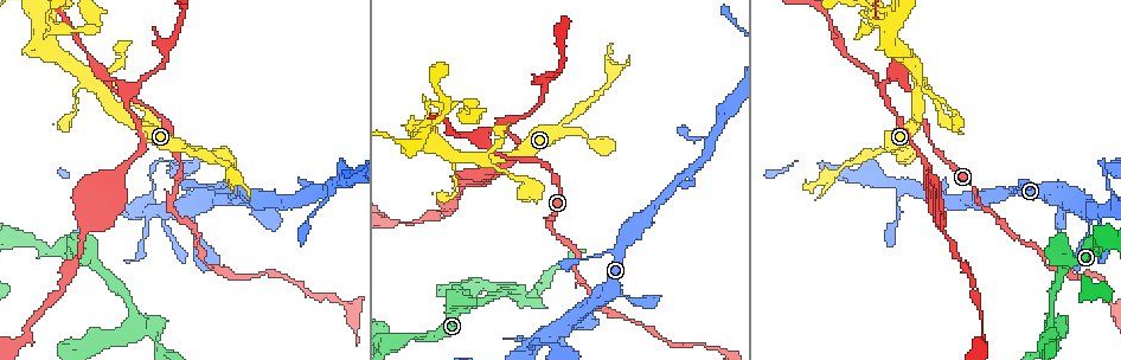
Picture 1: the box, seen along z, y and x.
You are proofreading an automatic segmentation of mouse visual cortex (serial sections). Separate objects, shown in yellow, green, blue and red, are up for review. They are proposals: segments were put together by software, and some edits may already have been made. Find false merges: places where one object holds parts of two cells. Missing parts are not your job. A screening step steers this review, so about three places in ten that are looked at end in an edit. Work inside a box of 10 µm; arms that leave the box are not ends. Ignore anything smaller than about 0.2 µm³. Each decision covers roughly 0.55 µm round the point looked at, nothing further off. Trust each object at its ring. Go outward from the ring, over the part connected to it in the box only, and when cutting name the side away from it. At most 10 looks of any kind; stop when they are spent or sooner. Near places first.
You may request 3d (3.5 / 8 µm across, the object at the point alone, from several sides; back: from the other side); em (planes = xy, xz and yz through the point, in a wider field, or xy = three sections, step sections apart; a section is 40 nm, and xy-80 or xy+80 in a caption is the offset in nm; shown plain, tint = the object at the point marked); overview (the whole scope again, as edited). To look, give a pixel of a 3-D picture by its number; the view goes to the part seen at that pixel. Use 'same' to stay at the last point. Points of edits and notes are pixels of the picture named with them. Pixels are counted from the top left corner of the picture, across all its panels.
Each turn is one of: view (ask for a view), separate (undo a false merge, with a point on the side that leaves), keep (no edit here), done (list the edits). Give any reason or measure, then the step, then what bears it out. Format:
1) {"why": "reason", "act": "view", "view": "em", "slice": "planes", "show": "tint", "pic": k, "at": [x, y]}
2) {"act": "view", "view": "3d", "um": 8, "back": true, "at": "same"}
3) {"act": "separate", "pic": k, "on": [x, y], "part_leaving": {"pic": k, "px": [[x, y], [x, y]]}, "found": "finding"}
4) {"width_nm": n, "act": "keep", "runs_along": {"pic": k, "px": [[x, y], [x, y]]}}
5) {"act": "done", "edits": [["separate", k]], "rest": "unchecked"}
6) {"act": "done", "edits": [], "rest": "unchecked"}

{"why": "side arm on a straight run", "act": "view", "view": "3d", "um": 3.5, "pic": 1, "at": [135, 327]}

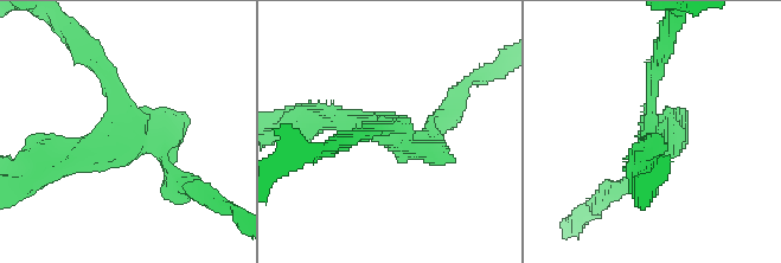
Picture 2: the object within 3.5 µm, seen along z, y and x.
{"act": "view", "view": "em", "slice": "xy", "step": 5, "show": "tint", "pic": 2, "at": [651, 129]}

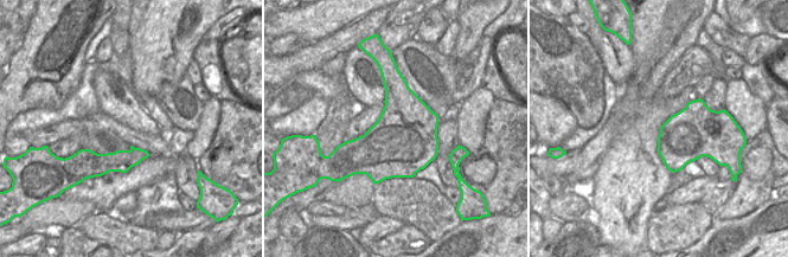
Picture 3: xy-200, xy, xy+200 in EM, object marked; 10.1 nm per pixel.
{"act": "keep", "runs_along": {"pic": 2, "px": [[89, 61], [122, 129], [52, 162]]}, "found": "one cell here"}

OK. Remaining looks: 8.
{"why": "abrupt turn", "act": "view", "view": "3d", "um": 3.5, "pic": 1, "at": [425, 128]}

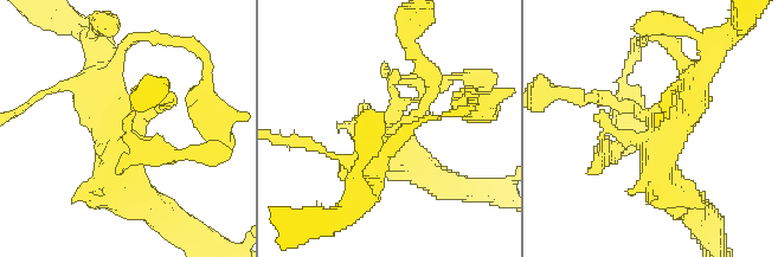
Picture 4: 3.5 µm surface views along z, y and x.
{"act": "view", "view": "em", "slice": "xy", "step": 2, "show": "tint", "pic": 4, "at": [122, 152]}

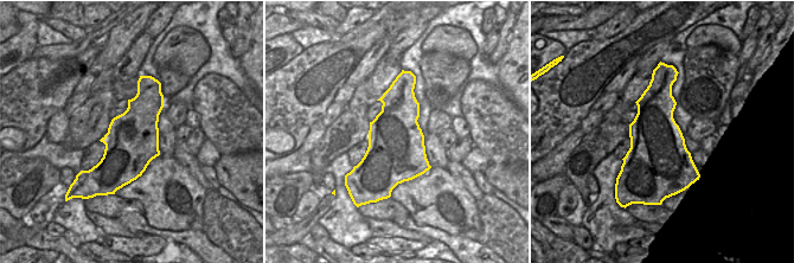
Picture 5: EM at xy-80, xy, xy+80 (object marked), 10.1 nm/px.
{"act": "keep", "runs_along": {"pic": 4, "px": [[695, 210], [647, 141], [610, 155]]}, "found": "continuous, no second cell"}

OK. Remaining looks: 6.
{"why": "sharp bend", "act": "view", "view": "3d", "um": 3.5, "pic": 1, "at": [885, 86]}

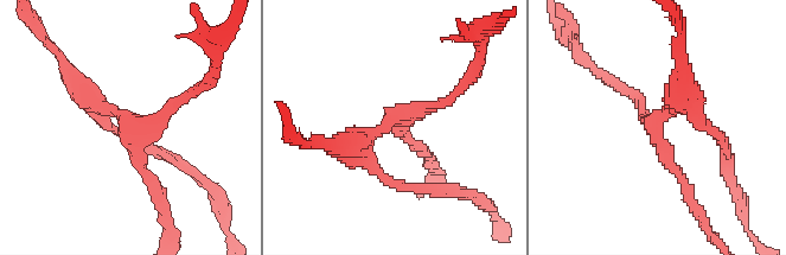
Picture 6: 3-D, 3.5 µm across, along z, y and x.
{"why": "need the tissue", "act": "view", "view": "em", "slice": "planes", "show": "tint", "pic": 6, "at": [392, 115]}

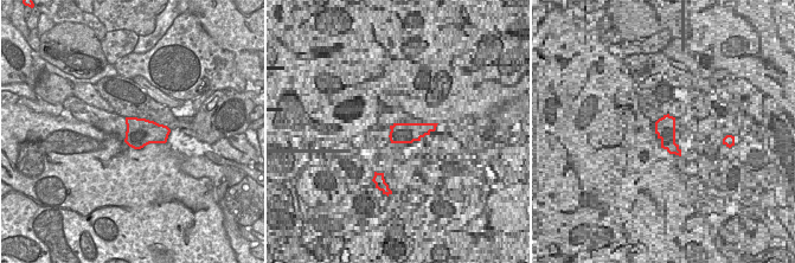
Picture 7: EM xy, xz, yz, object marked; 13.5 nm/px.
{"width_nm": 380, "act": "separate", "pic": 6, "on": [396, 131], "part_leaving": {"pic": 6, "px": [[375, 135], [392, 116], [422, 151]]}, "found": "two cells meet here"}

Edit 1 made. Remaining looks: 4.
{"act": "view", "view": "overview"}

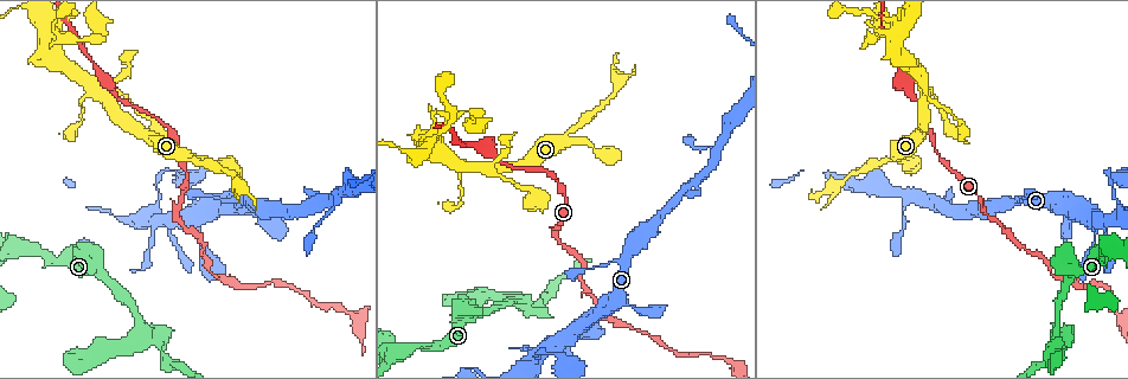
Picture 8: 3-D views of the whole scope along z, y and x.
{"why": "three-way junction", "act": "view", "view": "3d", "um": 8, "pic": 8, "at": [160, 219]}

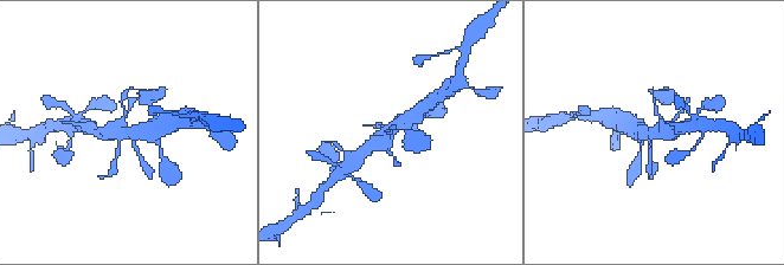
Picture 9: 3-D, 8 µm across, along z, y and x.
{"act": "view", "view": "3d", "um": 3.5, "at": "same"}

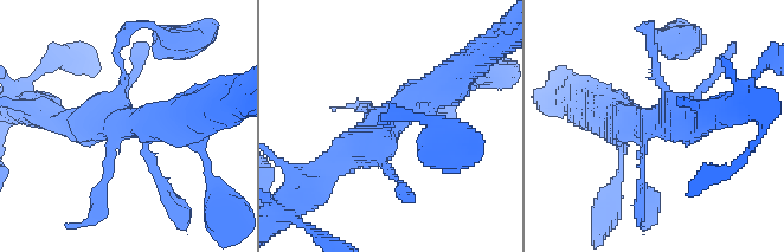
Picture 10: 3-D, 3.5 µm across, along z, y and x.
{"act": "keep", "runs_along": {"pic": 10, "px": [[187, 110], [117, 122], [121, 59]]}, "found": "continuous, no second cell"}

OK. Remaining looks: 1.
{"act": "done", "edits": [["separate", 6]], "rest": "unchecked"}

